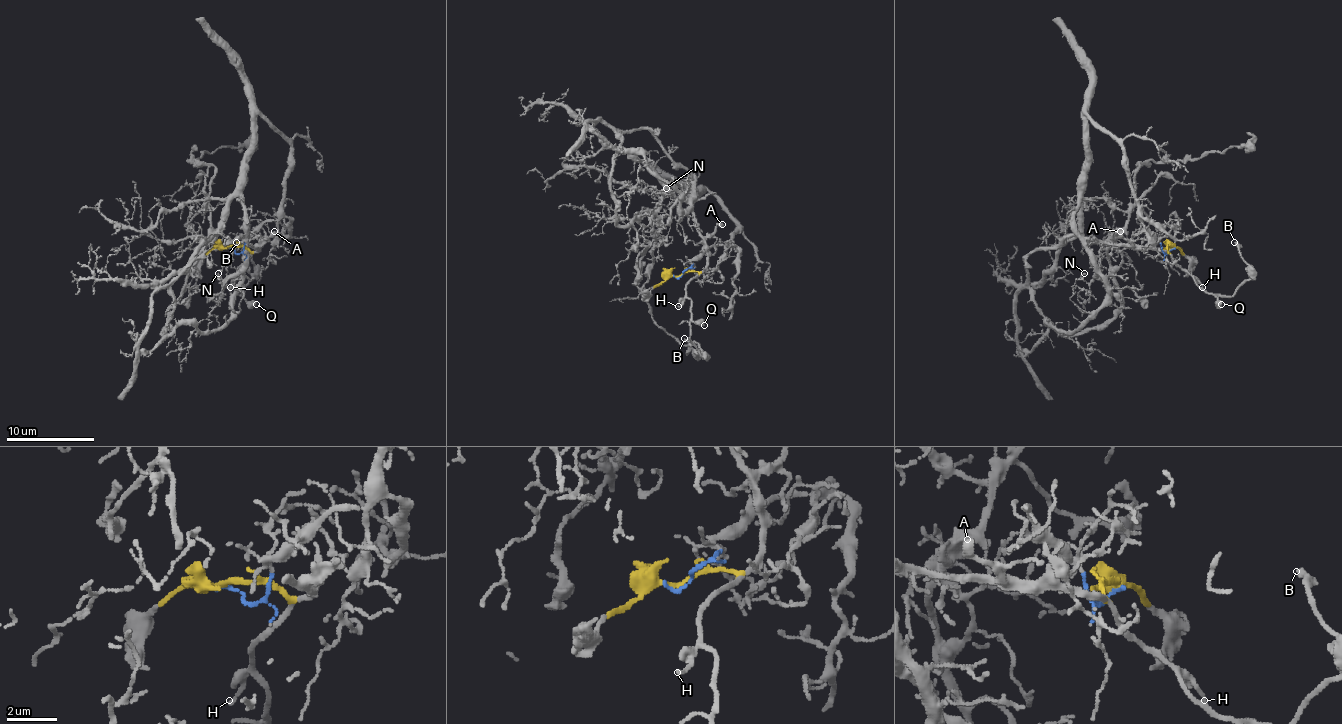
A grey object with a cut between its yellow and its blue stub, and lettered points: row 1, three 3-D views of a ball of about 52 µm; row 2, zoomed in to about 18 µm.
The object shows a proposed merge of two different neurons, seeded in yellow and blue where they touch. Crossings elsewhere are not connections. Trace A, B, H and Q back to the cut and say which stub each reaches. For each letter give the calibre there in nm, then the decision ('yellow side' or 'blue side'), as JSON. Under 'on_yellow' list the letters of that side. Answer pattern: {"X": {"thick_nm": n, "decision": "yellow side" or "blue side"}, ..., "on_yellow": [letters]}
{"A": {"thick_nm": 320, "decision": "yellow side"}, "B": {"thick_nm": 200, "decision": "yellow side"}, "H": {"thick_nm": 130, "decision": "yellow side"}, "Q": {"thick_nm": 500, "decision": "yellow side"}, "on_yellow": ["A", "B", "H", "Q"]}

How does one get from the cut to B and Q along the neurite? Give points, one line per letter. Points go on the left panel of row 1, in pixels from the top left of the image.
B: (228, 248), (243, 246), (250, 257), (237, 270), (243, 296), (241, 290), (252, 277), (252, 257), (237, 242)
Q: (228, 248), (243, 246), (250, 253), (237, 275), (243, 283), (243, 296), (257, 303)

